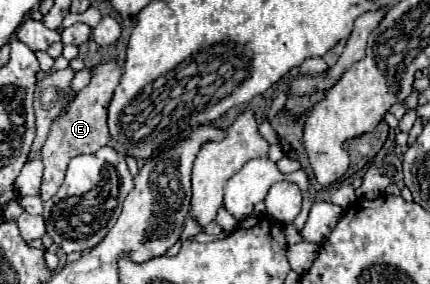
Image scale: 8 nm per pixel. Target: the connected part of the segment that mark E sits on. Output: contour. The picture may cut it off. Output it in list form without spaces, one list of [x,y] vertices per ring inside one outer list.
[[[116,60],[98,64],[90,84],[78,94],[78,98],[72,100],[68,112],[54,120],[54,124],[50,128],[50,136],[42,148],[42,162],[44,162],[44,178],[42,178],[42,190],[40,190],[42,200],[52,198],[56,194],[56,190],[62,186],[66,166],[74,156],[94,154],[98,148],[102,148],[110,142],[106,116],[108,116],[108,104],[120,82],[120,76],[122,76],[122,68],[118,66]]]

